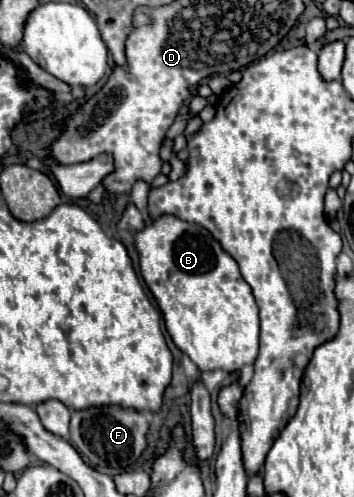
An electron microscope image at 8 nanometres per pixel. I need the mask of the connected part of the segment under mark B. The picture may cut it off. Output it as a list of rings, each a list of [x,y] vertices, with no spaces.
[[[171,214],[149,218],[145,228],[133,234],[133,240],[139,252],[141,274],[163,312],[165,328],[175,346],[185,352],[201,372],[215,368],[235,372],[245,364],[253,364],[259,348],[259,310],[249,284],[239,274],[239,266],[233,256],[229,256],[205,228]]]

